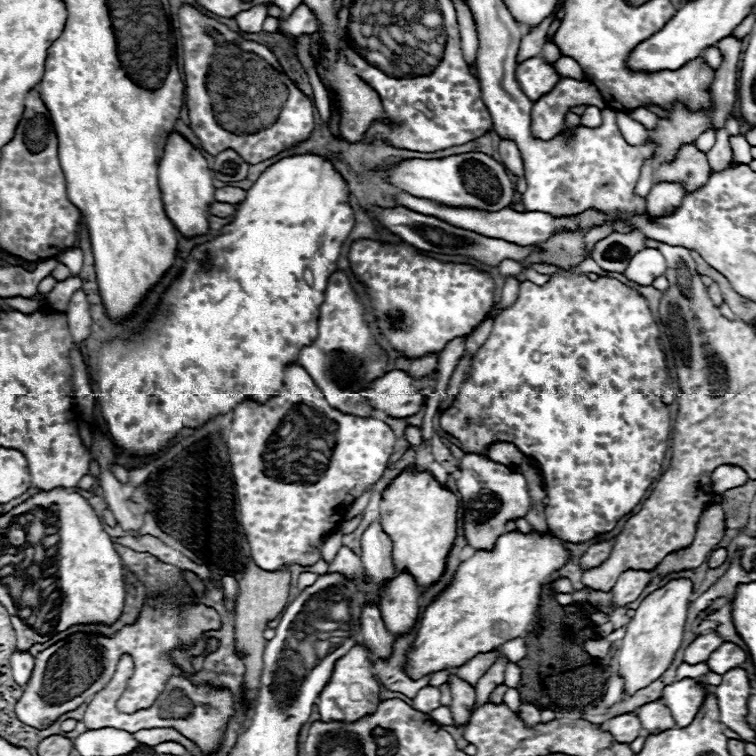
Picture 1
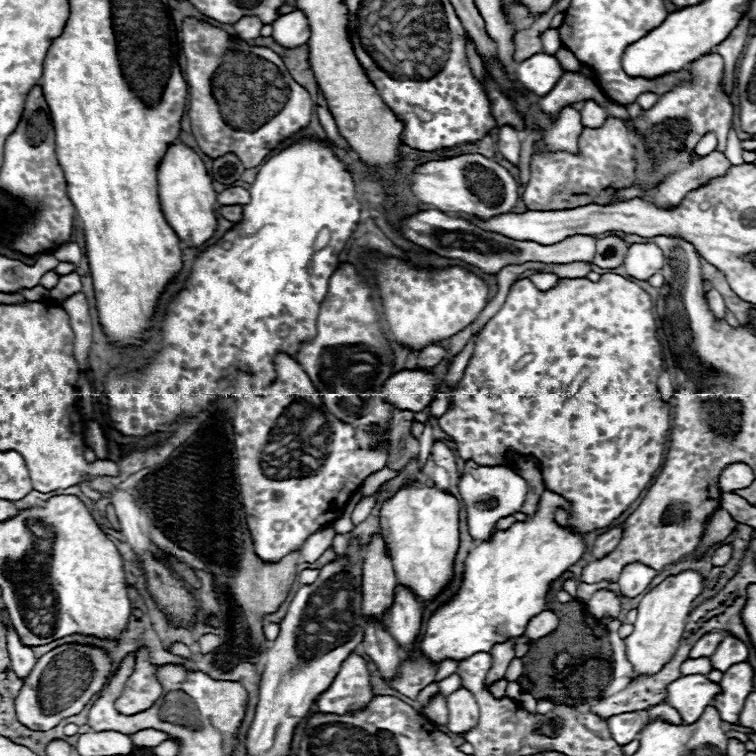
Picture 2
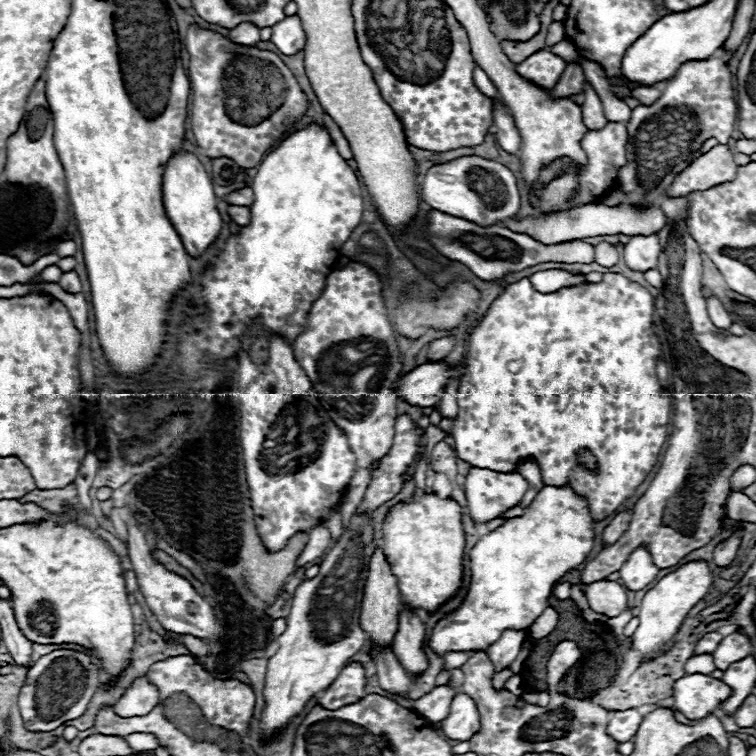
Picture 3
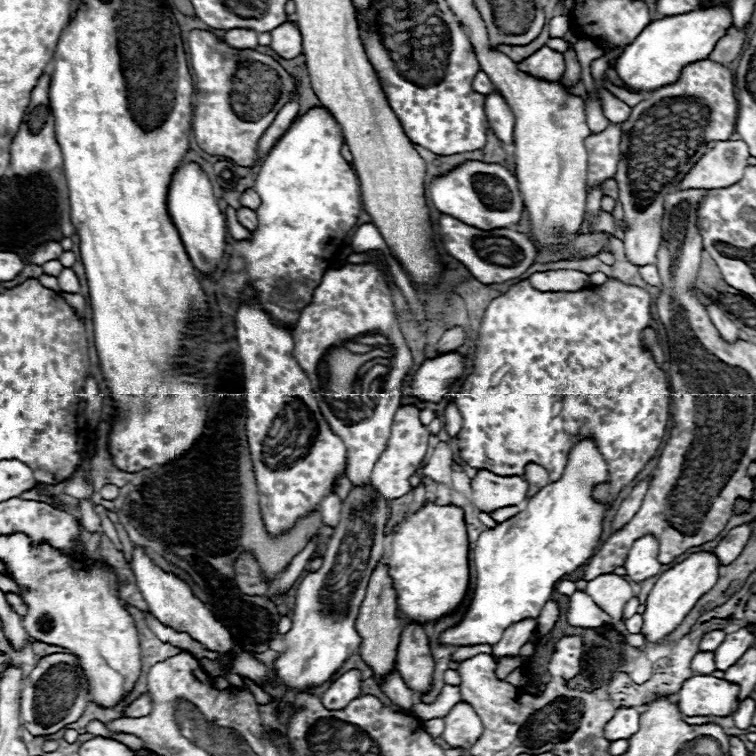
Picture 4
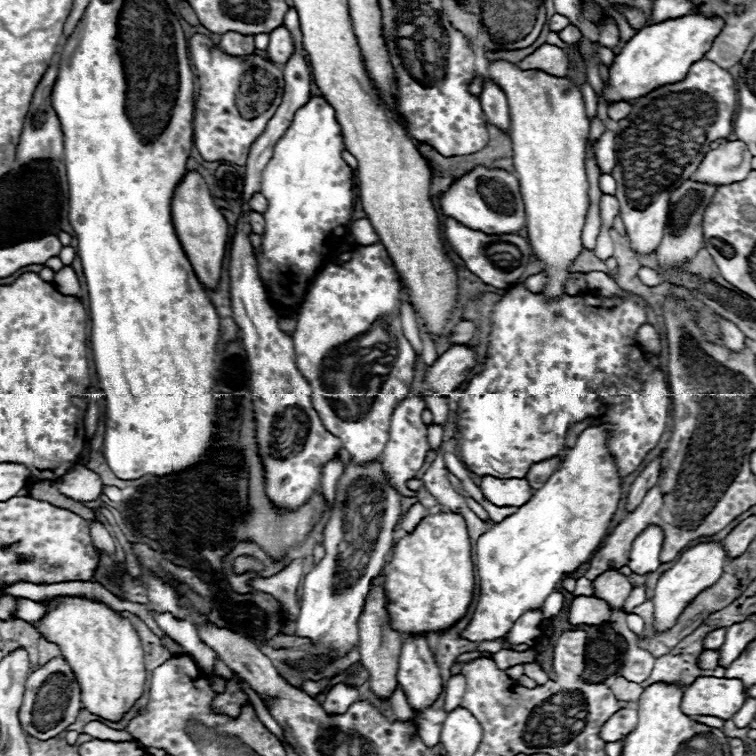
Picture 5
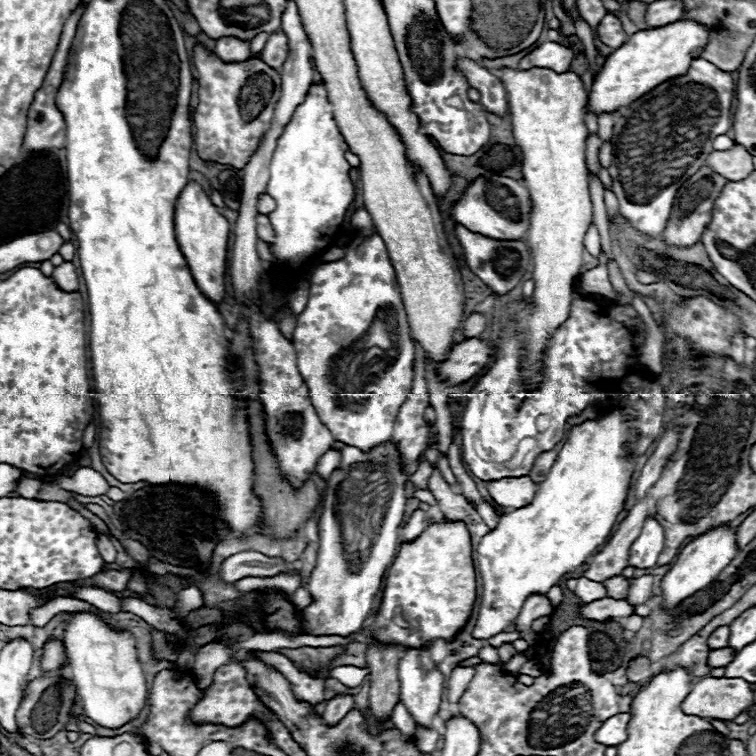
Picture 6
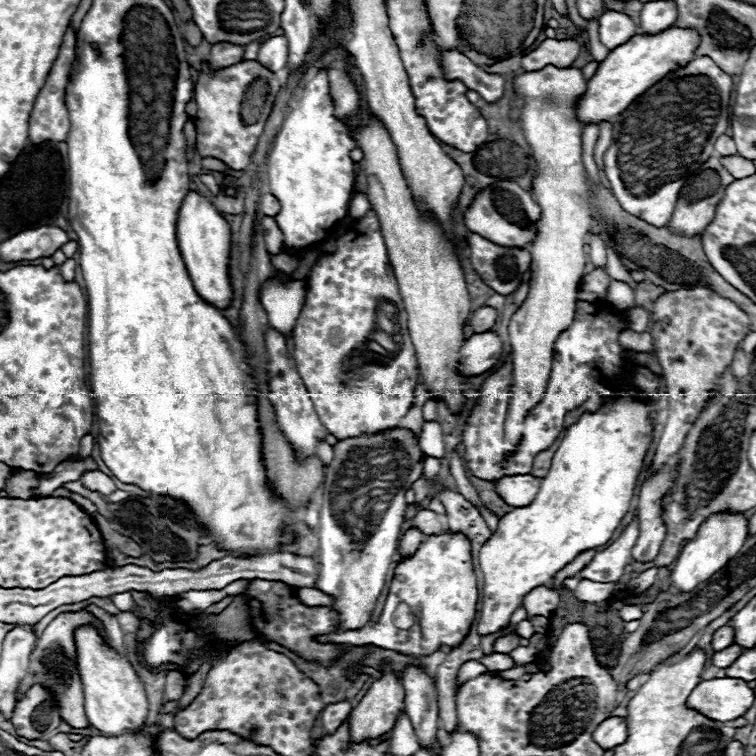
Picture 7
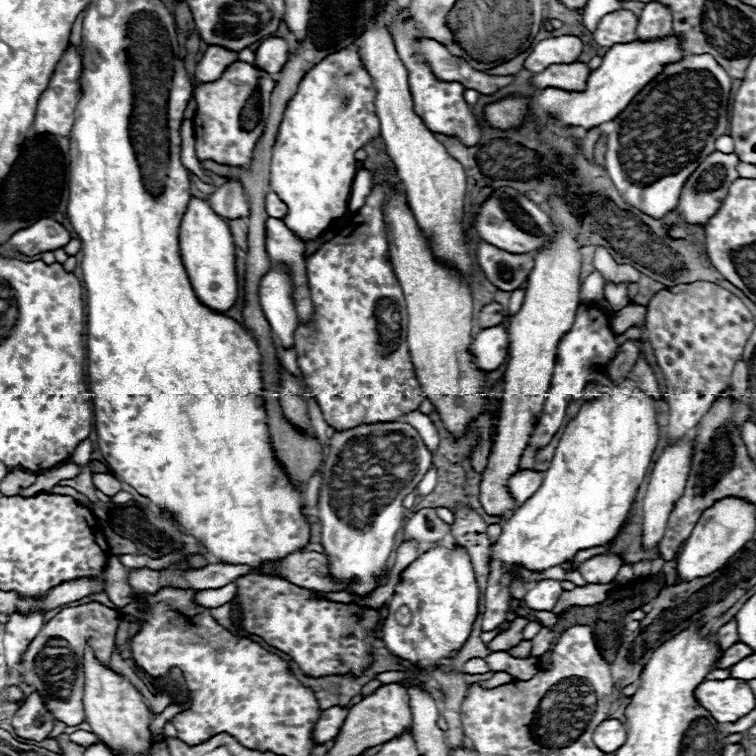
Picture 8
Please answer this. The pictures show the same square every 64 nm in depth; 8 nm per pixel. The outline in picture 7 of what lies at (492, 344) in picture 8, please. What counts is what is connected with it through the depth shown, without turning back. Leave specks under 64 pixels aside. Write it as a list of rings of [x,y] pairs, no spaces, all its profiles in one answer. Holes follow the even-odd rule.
[[[480,332],[466,340],[460,348],[460,372],[464,376],[476,376],[494,368],[502,358],[502,338],[496,332]]]

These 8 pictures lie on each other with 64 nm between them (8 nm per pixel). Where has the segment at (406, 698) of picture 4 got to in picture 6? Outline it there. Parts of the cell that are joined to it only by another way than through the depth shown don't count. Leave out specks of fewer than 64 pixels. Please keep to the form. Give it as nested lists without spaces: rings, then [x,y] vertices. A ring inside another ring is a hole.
[[[398,702],[396,708],[394,708],[394,712],[392,712],[392,726],[400,730],[400,734],[402,734],[402,738],[404,738],[406,742],[416,742],[416,738],[414,738],[416,722],[414,722],[414,718],[408,714],[408,710],[404,708],[402,702]]]

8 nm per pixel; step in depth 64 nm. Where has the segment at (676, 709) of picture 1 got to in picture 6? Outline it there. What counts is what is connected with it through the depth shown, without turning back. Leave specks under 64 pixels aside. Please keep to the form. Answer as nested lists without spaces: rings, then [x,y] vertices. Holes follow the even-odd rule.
[[[700,678],[684,698],[686,714],[710,720],[734,720],[754,700],[750,684],[742,678]]]

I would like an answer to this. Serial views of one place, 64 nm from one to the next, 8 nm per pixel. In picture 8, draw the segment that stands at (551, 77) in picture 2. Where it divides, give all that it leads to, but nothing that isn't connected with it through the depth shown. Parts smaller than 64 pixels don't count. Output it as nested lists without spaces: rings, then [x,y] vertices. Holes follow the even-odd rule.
[[[578,36],[546,38],[534,46],[524,62],[524,68],[530,72],[542,72],[548,64],[570,64],[572,60],[578,60],[582,50],[584,42]]]

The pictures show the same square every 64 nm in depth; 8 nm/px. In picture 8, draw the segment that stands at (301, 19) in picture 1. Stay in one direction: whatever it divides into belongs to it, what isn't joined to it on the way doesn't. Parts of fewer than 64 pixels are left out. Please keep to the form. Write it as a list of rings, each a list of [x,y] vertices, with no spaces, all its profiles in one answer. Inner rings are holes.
[[[268,38],[258,44],[254,66],[268,74],[276,74],[286,64],[286,58],[288,58],[288,42],[282,38]]]

